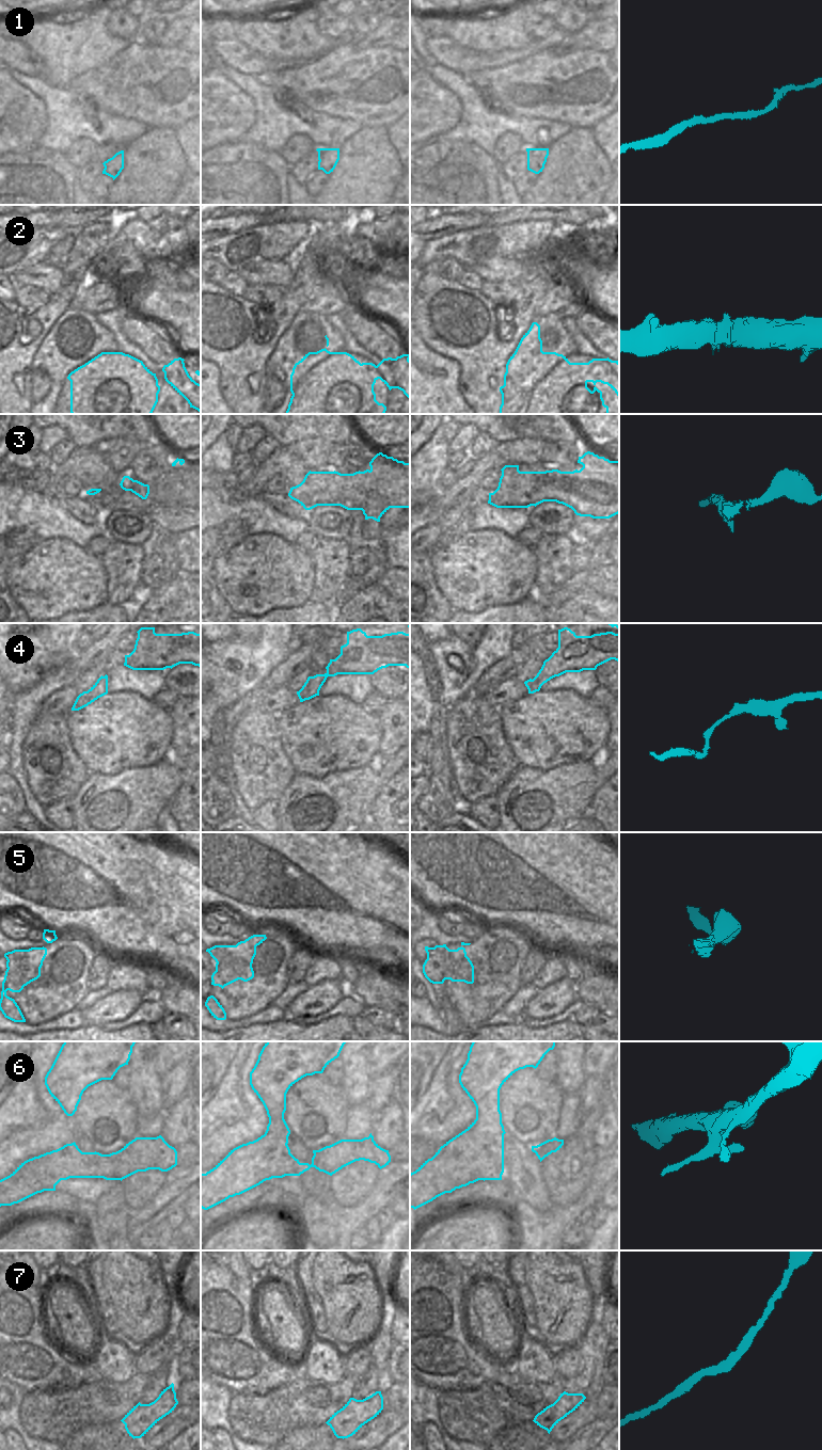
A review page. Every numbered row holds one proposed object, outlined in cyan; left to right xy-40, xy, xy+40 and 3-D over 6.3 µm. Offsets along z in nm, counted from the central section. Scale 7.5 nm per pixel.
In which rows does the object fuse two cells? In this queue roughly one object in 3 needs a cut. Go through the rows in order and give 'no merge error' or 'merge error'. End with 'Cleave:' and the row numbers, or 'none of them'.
1: no merge error
2: merge error
3: merge error
4: no merge error
5: merge error
6: merge error
7: no merge error
Cleave: 2, 3, 5, 6

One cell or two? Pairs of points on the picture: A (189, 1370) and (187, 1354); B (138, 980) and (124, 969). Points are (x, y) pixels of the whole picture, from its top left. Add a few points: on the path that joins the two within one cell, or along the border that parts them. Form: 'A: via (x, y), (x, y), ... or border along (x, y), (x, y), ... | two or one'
A: via (189, 1366), (189, 1358) | one
B: via (135, 977), (127, 972) | one

